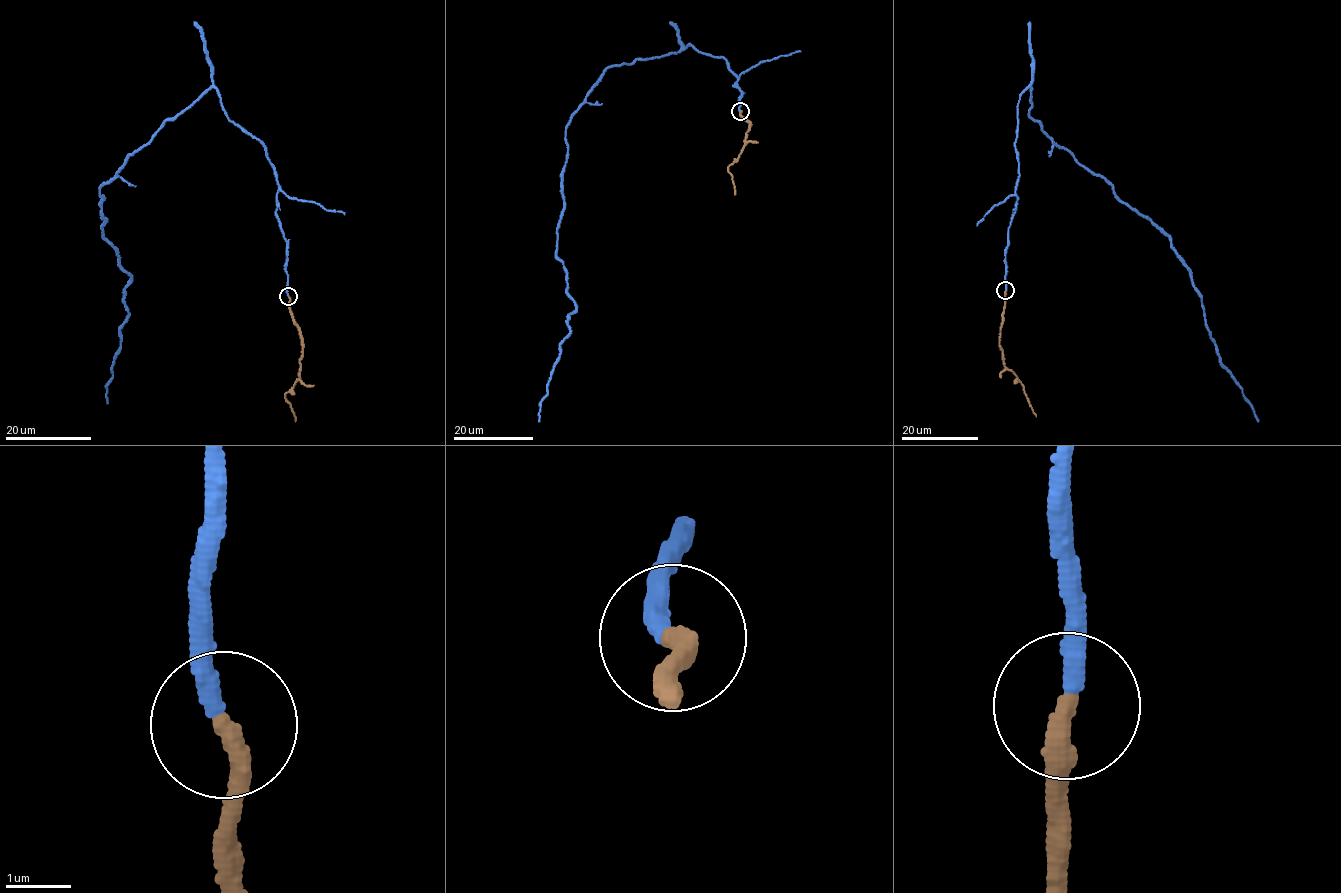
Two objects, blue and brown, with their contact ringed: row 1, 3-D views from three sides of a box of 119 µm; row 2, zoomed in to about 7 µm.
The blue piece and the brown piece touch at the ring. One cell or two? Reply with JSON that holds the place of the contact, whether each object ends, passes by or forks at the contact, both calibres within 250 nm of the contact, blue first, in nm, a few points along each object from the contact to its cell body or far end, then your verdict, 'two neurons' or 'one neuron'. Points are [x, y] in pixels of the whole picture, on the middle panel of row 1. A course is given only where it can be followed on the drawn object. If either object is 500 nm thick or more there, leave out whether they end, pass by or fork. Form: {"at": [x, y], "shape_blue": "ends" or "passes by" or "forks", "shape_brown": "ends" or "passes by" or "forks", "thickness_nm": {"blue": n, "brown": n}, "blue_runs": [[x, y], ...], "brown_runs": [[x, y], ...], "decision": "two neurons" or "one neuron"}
{"at": [740, 111], "shape_blue": "ends", "shape_brown": "ends", "thickness_nm": {"blue": 300, "brown": 340}, "blue_runs": [[740, 110], [742, 92], [728, 62], [690, 44], [607, 68], [566, 126], [556, 255], [575, 309], [539, 422]], "brown_runs": [[740, 111], [740, 116], [749, 122], [749, 130], [737, 160], [728, 166], [734, 195]], "decision": "one neuron"}

